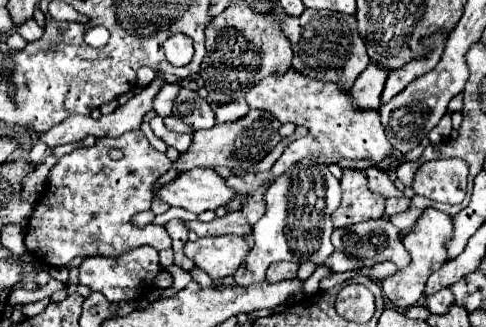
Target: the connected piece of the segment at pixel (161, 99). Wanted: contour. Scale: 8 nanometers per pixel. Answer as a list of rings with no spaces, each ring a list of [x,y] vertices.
[[[169,83],[169,85],[161,87],[159,95],[155,97],[155,105],[153,105],[153,109],[155,109],[157,115],[161,115],[161,117],[171,115],[173,101],[175,101],[175,97],[177,97],[177,91],[181,91],[181,85],[179,85],[179,83]]]

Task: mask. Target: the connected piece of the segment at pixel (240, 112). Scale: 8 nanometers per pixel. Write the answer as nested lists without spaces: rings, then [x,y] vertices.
[[[237,99],[237,101],[231,101],[231,103],[211,103],[211,109],[215,113],[215,119],[217,123],[223,123],[223,121],[233,121],[233,119],[241,119],[243,115],[249,113],[249,105],[245,103],[245,99]]]

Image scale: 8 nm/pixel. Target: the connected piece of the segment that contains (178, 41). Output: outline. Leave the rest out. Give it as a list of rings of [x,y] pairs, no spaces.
[[[177,33],[167,39],[164,52],[172,65],[186,65],[193,57],[193,39],[183,33]]]

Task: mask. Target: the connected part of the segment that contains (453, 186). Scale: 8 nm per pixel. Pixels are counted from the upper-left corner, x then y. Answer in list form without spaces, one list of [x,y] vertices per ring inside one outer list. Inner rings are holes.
[[[463,159],[429,161],[416,171],[411,188],[433,201],[458,204],[466,195],[468,174],[469,167]]]

